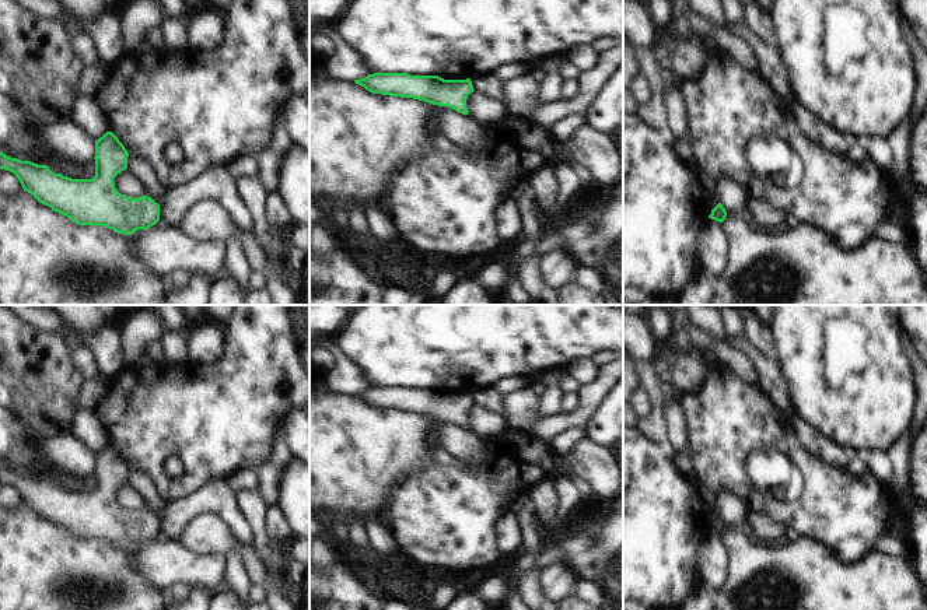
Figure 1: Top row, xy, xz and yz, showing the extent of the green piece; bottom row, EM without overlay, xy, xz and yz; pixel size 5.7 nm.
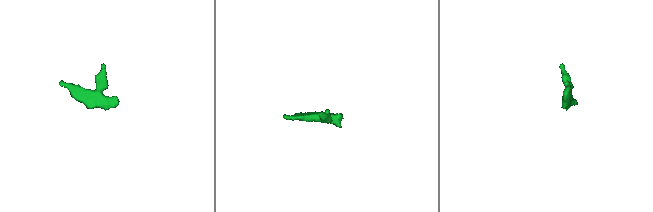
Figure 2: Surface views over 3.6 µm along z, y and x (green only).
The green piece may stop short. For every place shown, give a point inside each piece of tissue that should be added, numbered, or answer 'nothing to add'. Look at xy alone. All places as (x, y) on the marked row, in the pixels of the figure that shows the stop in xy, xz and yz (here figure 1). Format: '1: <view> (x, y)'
nothing to add

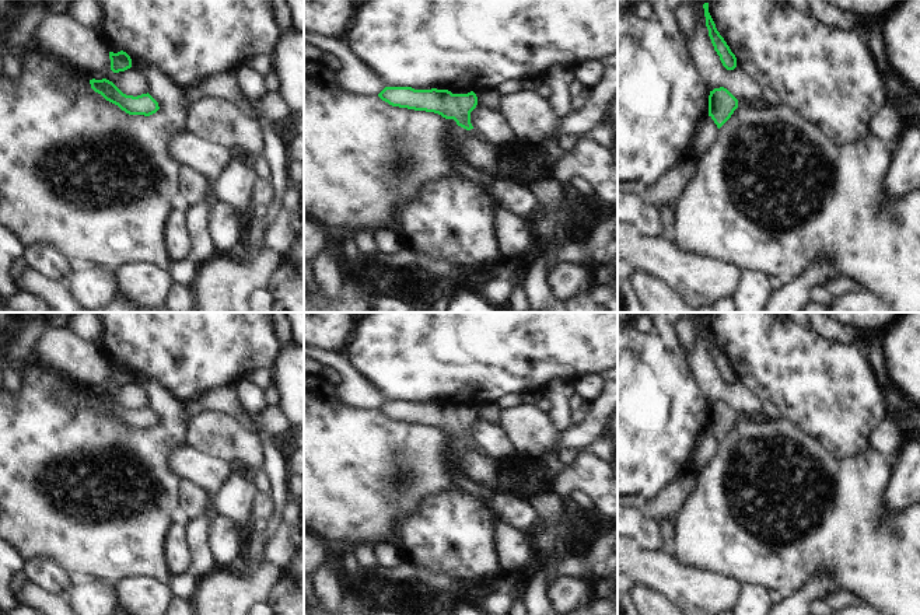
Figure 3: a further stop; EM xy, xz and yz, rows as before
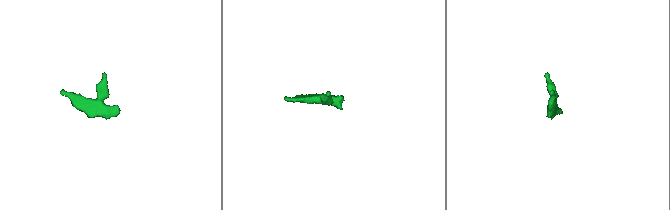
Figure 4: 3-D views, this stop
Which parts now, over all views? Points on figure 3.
1: xz (455, 132)

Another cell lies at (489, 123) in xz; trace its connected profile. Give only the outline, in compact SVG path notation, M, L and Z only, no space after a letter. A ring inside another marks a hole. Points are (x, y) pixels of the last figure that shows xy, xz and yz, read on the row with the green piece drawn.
M476 105L471 112L471 123L473 129L493 146L514 139L514 132L500 111Z

